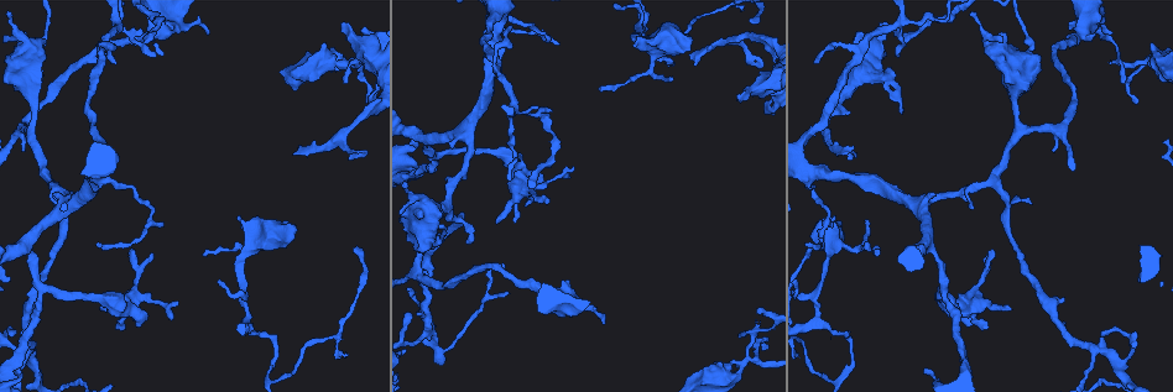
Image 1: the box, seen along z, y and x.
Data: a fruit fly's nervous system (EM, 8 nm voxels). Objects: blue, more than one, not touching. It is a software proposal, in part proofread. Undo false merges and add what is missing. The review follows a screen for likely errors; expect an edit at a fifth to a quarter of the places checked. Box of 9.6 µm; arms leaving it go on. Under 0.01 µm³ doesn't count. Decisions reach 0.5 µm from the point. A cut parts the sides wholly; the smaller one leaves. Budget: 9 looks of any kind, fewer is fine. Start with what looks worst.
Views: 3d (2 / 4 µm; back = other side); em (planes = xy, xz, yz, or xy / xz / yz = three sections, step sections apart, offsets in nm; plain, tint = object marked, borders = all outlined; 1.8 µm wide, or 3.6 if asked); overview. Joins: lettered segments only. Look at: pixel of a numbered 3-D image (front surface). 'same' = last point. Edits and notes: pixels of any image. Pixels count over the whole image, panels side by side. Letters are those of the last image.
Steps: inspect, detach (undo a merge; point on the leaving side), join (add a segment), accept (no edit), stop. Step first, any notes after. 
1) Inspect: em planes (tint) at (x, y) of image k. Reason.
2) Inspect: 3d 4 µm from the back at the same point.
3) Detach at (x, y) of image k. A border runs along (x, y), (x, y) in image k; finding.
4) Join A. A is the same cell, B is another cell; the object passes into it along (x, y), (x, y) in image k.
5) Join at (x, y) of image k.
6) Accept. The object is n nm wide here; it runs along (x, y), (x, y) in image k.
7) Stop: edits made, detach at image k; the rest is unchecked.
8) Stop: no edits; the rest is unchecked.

Inspect: 3d 4 µm at (886, 24) of image 1. An open end.

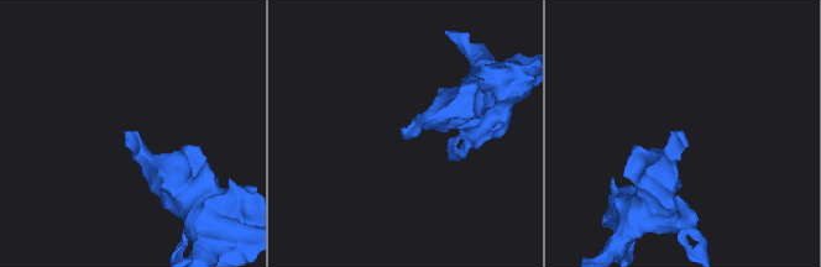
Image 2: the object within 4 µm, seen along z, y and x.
Inspect: em xy step 4 (borders) at (125, 133) of image 2.

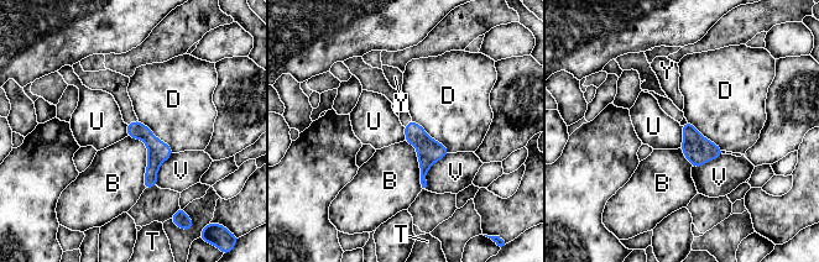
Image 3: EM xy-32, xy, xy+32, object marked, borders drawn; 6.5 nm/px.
Inspect: em planes (borders) at the same point.

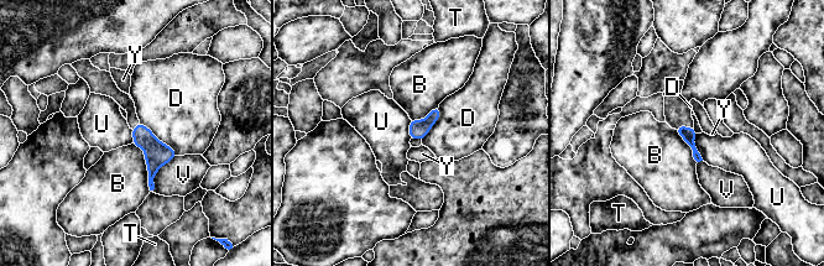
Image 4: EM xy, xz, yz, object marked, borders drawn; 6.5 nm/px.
Accept. B, D, T, U, V and Y are other cells; a border runs along (695, 132), (694, 144), (703, 160) in image 4; no lettered segment goes on from it.

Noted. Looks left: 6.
Inspect: 3d 4 µm at (1084, 23) of image 1. Four arms meet.

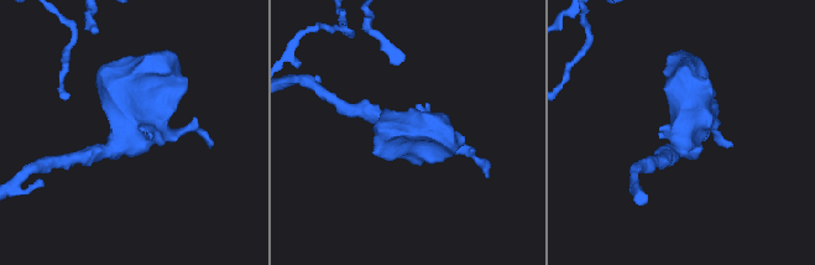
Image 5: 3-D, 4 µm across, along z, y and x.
Inspect: em planes (borders) at (135, 132) of image 5.

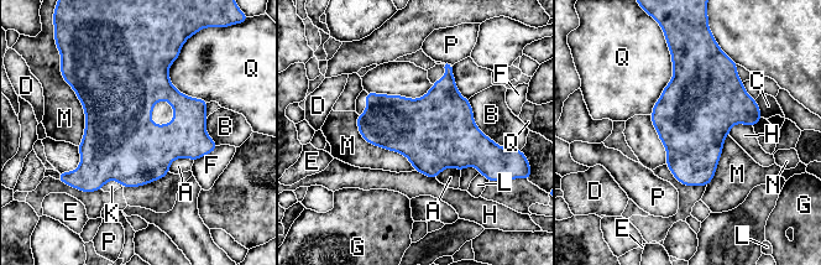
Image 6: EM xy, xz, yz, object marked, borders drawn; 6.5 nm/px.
Accept. A, B, C, D, E, F, G, H, K, L, M, N, P and Q are other cells; a border runs along (356, 114), (369, 143), (416, 170) in image 6; continuous, no second neuron.

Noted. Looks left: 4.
Inspect: 3d 4 µm at (240, 216) of image 1.

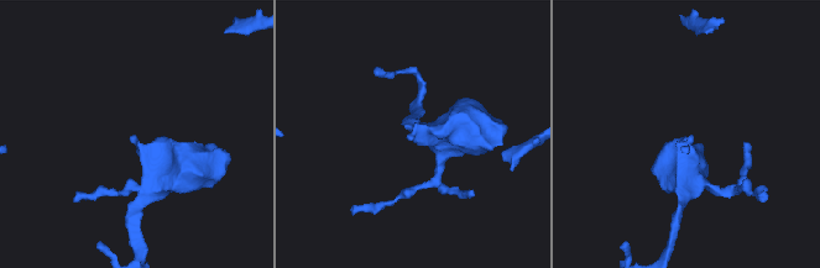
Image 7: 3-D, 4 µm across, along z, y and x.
Inspect: em planes (plain) at (134, 139) of image 7.

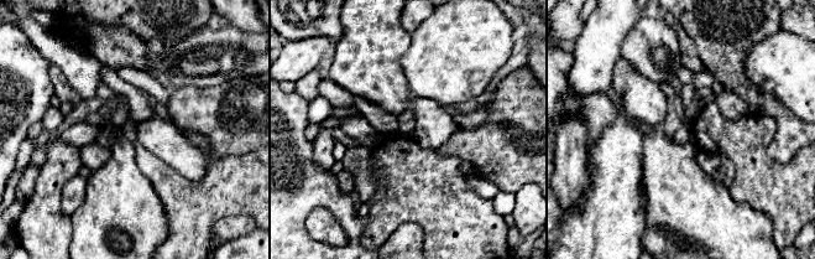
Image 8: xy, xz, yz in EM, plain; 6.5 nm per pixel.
Inspect: em planes (borders) at the same point.

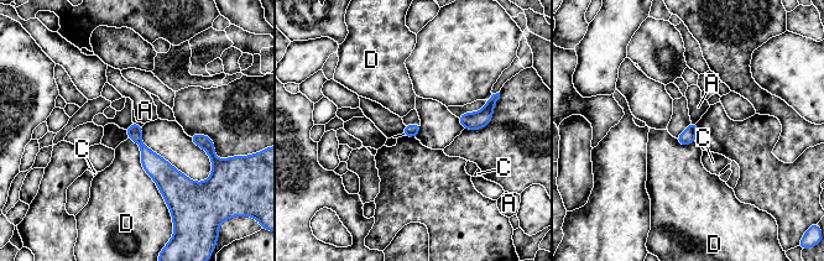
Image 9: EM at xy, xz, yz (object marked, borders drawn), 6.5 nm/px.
Accept. A, C and D are other cells; it runs along (134, 126), (175, 194) in image 9; no lettered segment goes on from it.

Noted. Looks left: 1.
Inspect: em xz step 4 (borders) at (751, 23) of image 1. Tapers out.

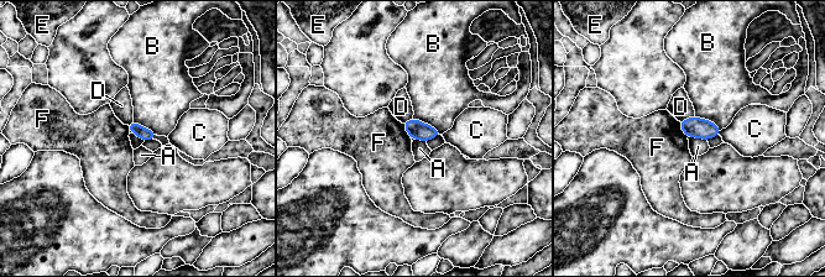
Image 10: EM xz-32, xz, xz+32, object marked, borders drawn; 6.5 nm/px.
Accept. A, B, C, D, E and F are other cells; none of them fits.

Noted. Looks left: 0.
Stop: no edits; the rest is unchecked.

